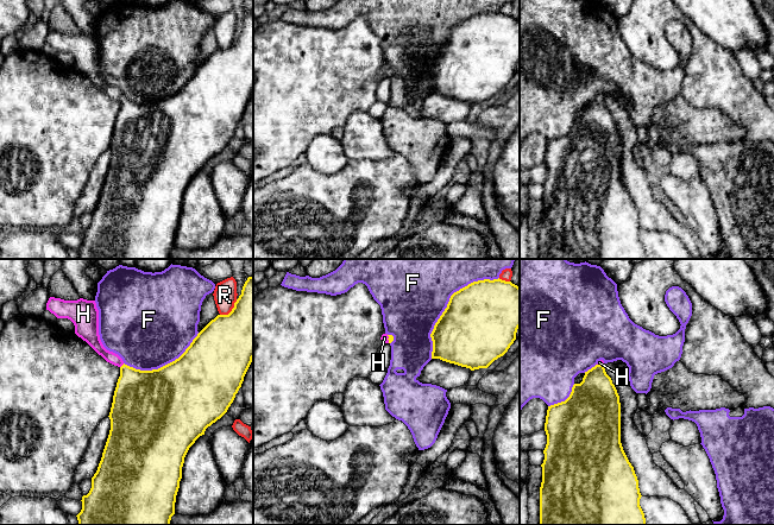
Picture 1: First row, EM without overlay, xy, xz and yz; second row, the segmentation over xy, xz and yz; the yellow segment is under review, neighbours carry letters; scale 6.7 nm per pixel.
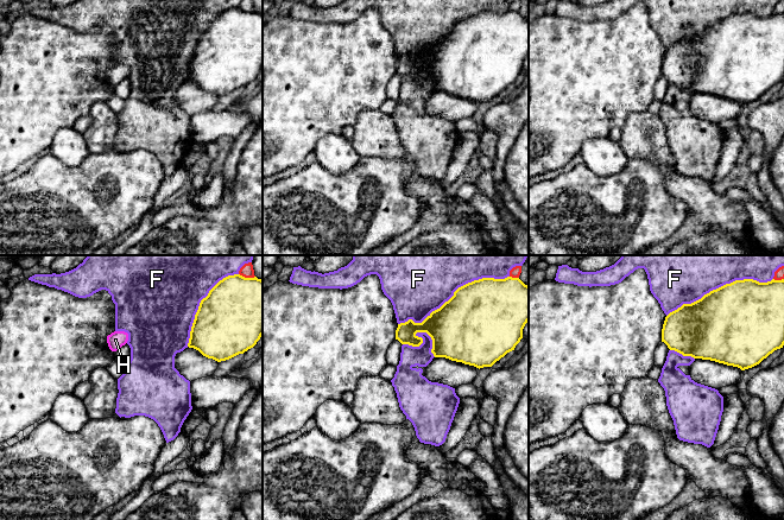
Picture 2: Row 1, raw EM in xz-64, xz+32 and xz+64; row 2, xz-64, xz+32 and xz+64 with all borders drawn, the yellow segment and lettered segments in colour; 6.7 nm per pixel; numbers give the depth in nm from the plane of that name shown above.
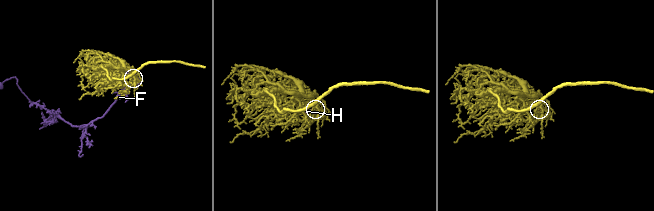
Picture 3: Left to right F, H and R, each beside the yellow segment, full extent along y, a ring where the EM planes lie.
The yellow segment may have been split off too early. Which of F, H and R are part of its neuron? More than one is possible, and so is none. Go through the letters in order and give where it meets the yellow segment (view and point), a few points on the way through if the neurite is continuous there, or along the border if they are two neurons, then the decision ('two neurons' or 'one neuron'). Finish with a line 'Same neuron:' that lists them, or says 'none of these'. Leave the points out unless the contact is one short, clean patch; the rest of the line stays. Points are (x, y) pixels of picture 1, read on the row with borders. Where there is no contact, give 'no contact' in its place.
F: meets yellow in xz at (448, 303); two neurons
H: meets yellow in xy at (121, 366); runs through xy (142, 397), (121, 366), (108, 356), (94, 341); one neuron
R: meets yellow in xy at (232, 310); two neurons
Same neuron: H

